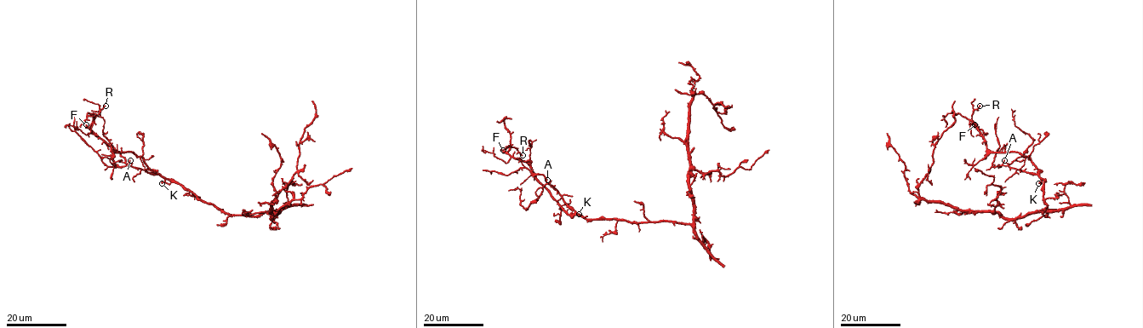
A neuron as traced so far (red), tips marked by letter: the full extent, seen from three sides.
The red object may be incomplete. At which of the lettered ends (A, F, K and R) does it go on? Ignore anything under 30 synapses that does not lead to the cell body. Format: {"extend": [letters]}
{"extend": []}

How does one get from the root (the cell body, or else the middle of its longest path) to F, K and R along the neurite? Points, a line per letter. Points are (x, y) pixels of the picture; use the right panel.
F: (1046, 216), (1048, 205), (1043, 198), (1043, 180), (1031, 161), (1015, 152), (991, 152), (974, 124)
K: (1046, 216), (1048, 205), (1043, 198), (1043, 180), (1038, 183)
R: (1046, 216), (1039, 170), (1018, 152), (986, 148), (972, 119), (980, 106)

